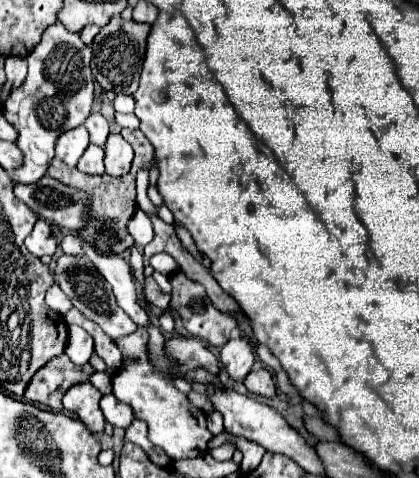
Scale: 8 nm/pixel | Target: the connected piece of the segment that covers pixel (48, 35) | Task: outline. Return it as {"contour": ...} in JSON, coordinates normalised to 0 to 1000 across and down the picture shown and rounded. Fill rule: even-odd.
{"contour":[[[143,46],[110,59],[100,84],[67,113],[67,163],[10,213],[14,251],[43,272],[38,305],[53,314],[53,347],[24,364],[29,389],[91,381],[119,335],[129,331],[129,301],[138,285],[167,268],[200,259],[215,243],[224,209],[224,172],[215,151],[220,105],[191,84],[191,71],[162,67]]]}

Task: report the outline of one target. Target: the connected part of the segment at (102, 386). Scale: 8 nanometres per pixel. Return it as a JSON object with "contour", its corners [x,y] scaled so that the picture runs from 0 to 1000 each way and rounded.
{"contour":[[[220,782],[220,787],[215,787],[215,799],[220,799],[220,808],[229,808],[243,824],[258,824],[258,820],[263,820],[263,787],[258,787],[258,782]]]}

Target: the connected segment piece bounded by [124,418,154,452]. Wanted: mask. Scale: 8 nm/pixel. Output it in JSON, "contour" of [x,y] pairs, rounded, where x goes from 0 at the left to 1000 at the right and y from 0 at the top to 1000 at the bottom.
{"contour":[[[320,874],[320,883],[301,895],[296,921],[329,929],[329,933],[344,937],[348,946],[363,946],[363,941],[368,941],[368,929],[353,921],[353,895],[348,895],[348,883],[334,879],[334,874]]]}

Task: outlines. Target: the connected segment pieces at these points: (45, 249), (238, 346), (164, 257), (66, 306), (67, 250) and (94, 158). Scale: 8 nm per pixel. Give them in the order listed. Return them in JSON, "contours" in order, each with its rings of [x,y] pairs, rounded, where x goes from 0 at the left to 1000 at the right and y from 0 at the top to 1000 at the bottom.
{"contours":[[[[100,456],[81,469],[81,477],[76,477],[76,485],[62,494],[57,510],[62,510],[67,527],[81,531],[86,540],[95,540],[95,536],[105,536],[105,531],[129,536],[129,527],[134,527],[134,519],[138,519],[138,502],[134,502],[119,469],[105,464]]],[[[563,703],[544,711],[525,732],[525,757],[535,762],[539,778],[554,795],[582,795],[606,762],[606,736],[587,707]]],[[[372,531],[358,540],[358,556],[377,569],[387,569],[391,577],[406,577],[411,565],[425,565],[425,552],[415,548],[415,540],[406,540],[401,531]]],[[[119,598],[115,603],[115,611],[110,611],[110,636],[129,649],[129,653],[138,653],[138,657],[158,657],[167,644],[172,644],[172,632],[167,632],[167,623],[143,607],[143,598]]],[[[158,490],[148,502],[143,502],[143,519],[153,531],[196,531],[196,519],[191,519],[191,494],[186,490]]],[[[215,301],[196,322],[196,331],[186,335],[181,351],[205,364],[248,364],[248,314]]]]}

